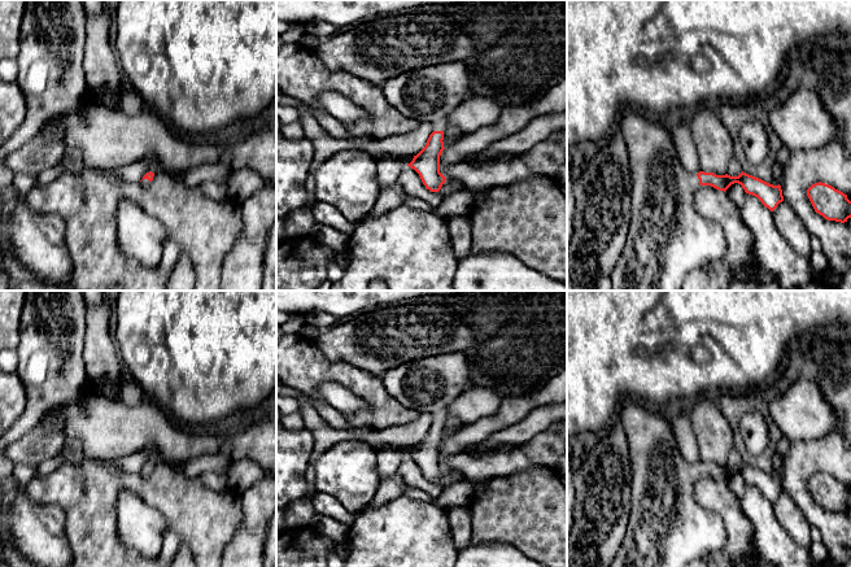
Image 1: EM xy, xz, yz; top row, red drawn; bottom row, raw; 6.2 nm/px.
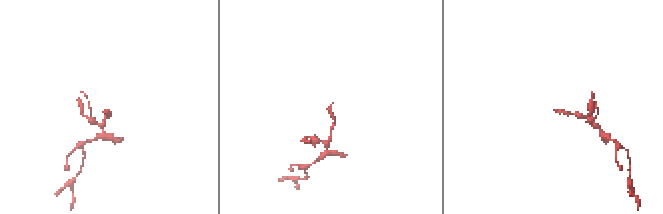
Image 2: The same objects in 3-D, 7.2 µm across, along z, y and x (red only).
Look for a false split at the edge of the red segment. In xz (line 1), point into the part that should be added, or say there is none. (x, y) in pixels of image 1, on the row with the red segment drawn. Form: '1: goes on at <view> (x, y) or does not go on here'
1: goes on at xz (428, 95)

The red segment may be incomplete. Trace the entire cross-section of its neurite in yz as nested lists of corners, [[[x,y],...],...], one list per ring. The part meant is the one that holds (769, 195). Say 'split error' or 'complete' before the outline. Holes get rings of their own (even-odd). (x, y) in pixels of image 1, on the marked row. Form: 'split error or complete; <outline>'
split error; [[[627,108],[620,114],[617,128],[629,152],[632,219],[624,249],[610,275],[611,291],[681,291],[684,279],[691,270],[724,262],[726,239],[723,227],[694,208],[694,192],[699,186],[711,186],[725,192],[738,183],[771,211],[784,201],[780,184],[769,184],[743,171],[738,176],[704,171],[689,174],[677,157],[671,121],[655,119]]]

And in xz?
split error; [[[466,61],[445,62],[420,67],[410,73],[402,73],[387,80],[383,86],[385,100],[402,115],[415,119],[419,123],[431,123],[433,132],[429,135],[426,147],[407,163],[414,169],[423,184],[431,192],[438,192],[446,178],[440,173],[440,156],[444,148],[444,130],[448,126],[449,114],[466,100],[471,90],[471,77]]]

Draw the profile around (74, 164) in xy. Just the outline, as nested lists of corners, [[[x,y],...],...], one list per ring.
[[[71,149],[62,166],[49,167],[40,171],[36,176],[36,186],[43,187],[56,180],[64,173],[79,173],[84,170],[83,156],[79,151]]]

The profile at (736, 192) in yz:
[[[734,183],[732,184],[726,191],[725,193],[728,195],[728,197],[738,206],[741,208],[743,201],[745,201],[745,197],[746,197],[746,192],[745,189],[742,188],[741,184],[738,183]]]

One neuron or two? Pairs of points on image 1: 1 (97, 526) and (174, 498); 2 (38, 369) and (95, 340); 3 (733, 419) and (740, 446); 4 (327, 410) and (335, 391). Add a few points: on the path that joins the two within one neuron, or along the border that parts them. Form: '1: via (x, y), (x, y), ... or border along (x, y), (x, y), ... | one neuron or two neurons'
1: via (101, 502), (119, 484), (138, 484), (151, 489) | one neuron
2: border along (84, 314), (83, 365), (87, 375) | two neurons
3: via (734, 426), (738, 440) | one neuron
4: border along (322, 398), (345, 417) | two neurons

